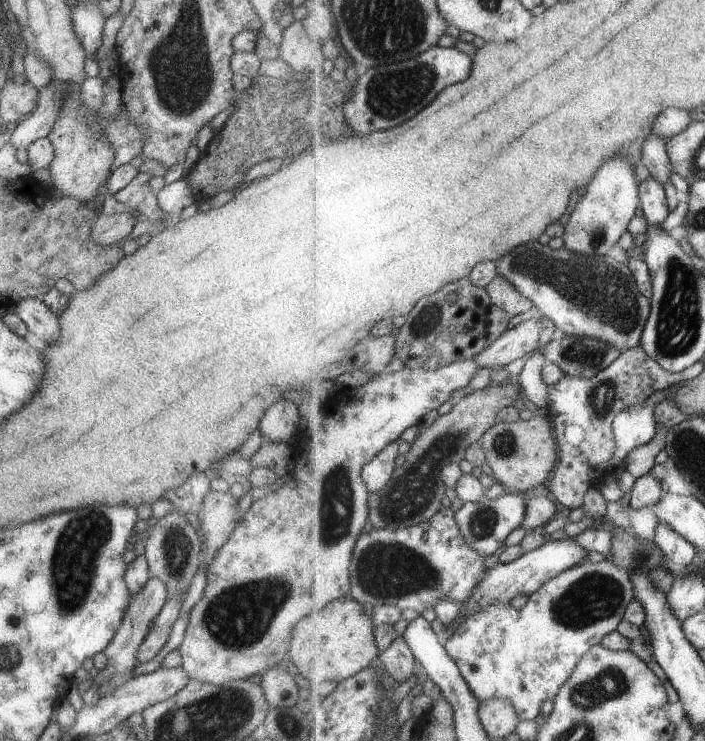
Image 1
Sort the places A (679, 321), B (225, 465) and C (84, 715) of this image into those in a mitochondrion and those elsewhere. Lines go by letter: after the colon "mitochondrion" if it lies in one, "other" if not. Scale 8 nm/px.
A: mitochondrion
B: other
C: other

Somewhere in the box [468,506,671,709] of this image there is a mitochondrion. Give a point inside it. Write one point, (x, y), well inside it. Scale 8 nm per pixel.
(590, 599)

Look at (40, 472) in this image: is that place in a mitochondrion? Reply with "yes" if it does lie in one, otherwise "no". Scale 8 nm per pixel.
no

